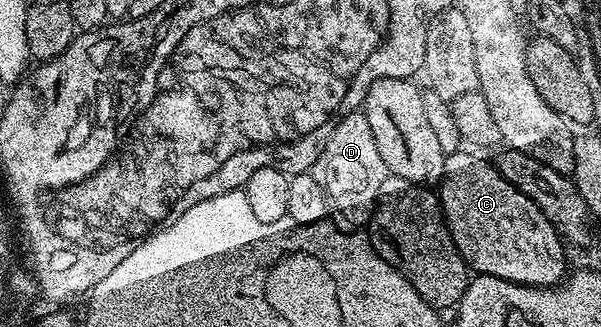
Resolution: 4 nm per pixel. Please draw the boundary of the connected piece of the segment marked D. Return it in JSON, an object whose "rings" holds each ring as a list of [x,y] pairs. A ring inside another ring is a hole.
{"rings":[[[345,113],[334,132],[330,132],[330,140],[326,140],[310,172],[314,180],[322,184],[322,192],[326,192],[329,207],[335,213],[337,210],[349,222],[349,227],[367,227],[368,221],[372,219],[378,200],[378,188],[382,188],[386,171],[382,156],[378,156],[378,146],[374,144],[374,134],[370,132],[370,124],[366,124],[364,113]]]}

